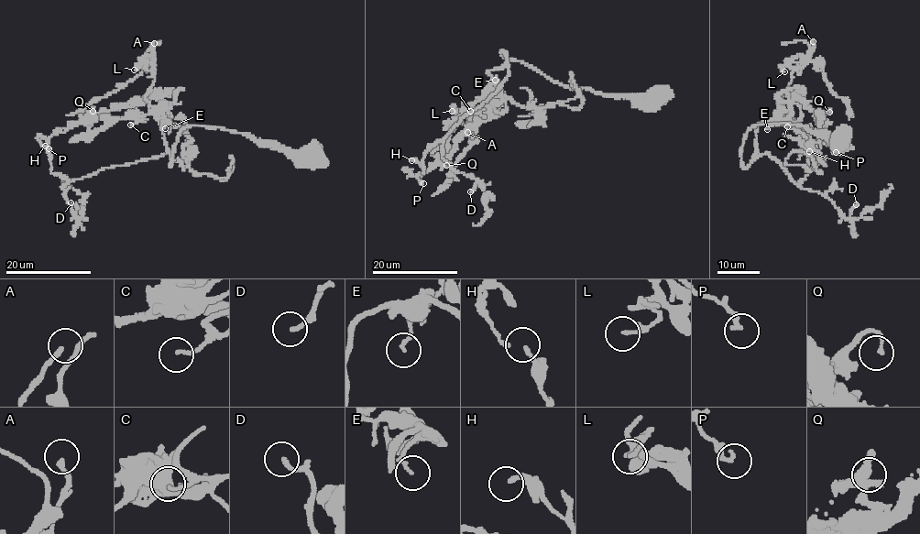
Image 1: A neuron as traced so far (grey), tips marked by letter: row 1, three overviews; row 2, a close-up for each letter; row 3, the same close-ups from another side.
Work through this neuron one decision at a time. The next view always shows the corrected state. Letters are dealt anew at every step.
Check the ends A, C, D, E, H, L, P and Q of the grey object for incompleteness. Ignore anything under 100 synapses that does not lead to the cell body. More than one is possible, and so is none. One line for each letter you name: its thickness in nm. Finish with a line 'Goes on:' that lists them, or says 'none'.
Goes on: none

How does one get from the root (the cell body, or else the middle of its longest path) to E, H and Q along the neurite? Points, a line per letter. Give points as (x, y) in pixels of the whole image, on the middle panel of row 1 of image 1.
E: (657, 97), (632, 100), (568, 88), (505, 58), (504, 51), (503, 66), (487, 72), (495, 80)
H: (657, 97), (632, 100), (568, 88), (502, 51), (509, 70), (501, 85), (425, 152), (422, 166), (411, 160)
Q: (657, 97), (568, 88), (502, 51), (503, 66), (487, 72), (502, 102), (468, 125), (446, 165)

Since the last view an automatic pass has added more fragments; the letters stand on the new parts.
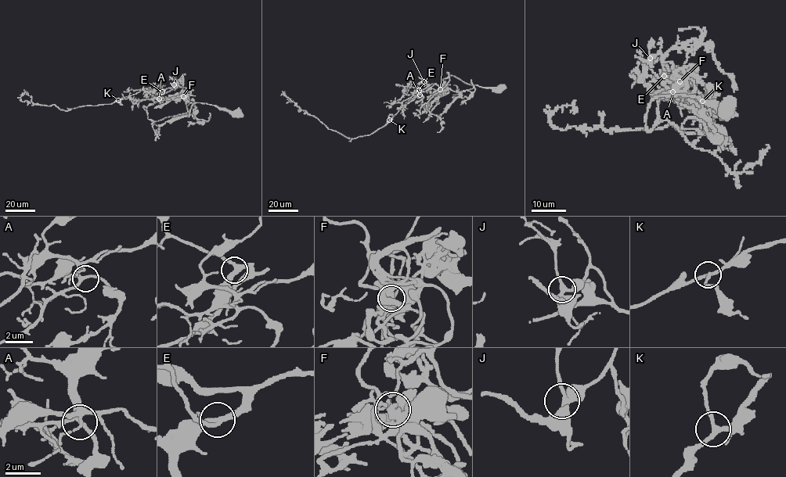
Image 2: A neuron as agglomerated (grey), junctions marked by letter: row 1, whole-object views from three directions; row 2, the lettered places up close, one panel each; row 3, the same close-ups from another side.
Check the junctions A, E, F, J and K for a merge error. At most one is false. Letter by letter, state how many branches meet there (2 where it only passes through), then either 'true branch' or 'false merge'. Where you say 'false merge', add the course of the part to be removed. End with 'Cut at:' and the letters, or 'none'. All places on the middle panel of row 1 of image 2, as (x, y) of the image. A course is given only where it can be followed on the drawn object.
A: 3 branches meet; true branch
E: 3 branches meet; true branch
F: 3 branches meet; false merge; foreign part runs (440, 89), (428, 84), (385, 125), (352, 138), (329, 129), (293, 100)
J: 3 branches meet; true branch
K: 3 branches meet; true branch
Cut at: F

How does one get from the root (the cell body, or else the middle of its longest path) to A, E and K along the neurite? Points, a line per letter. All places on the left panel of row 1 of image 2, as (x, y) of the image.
A: (238, 112), (195, 102), (189, 116), (188, 101), (182, 95), (186, 89), (178, 86), (165, 89), (159, 98)
E: (238, 112), (195, 102), (189, 116), (188, 101), (182, 95), (185, 87), (174, 86), (162, 91)
K: (238, 112), (195, 102), (189, 116), (188, 101), (182, 95), (186, 89), (178, 86), (142, 90), (118, 100)

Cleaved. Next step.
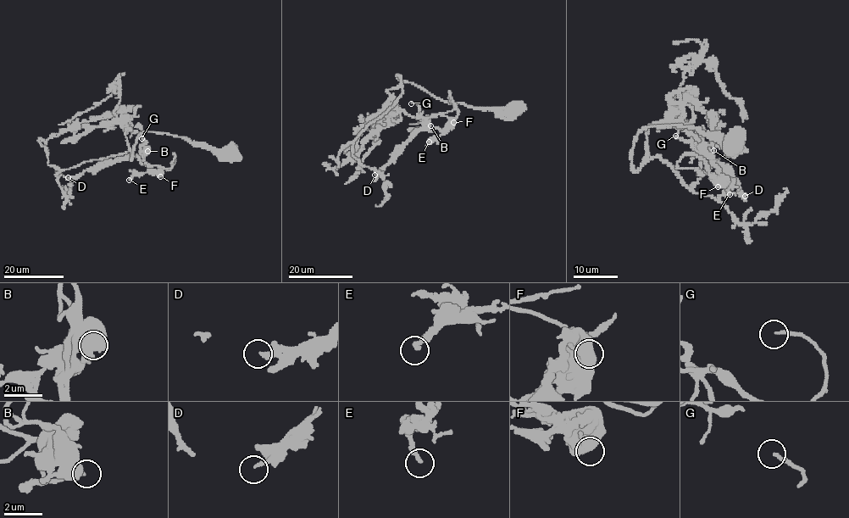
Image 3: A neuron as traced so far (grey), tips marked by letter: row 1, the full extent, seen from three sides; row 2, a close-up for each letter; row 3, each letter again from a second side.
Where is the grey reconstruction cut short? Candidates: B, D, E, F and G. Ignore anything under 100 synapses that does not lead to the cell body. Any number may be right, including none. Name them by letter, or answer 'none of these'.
B, G

